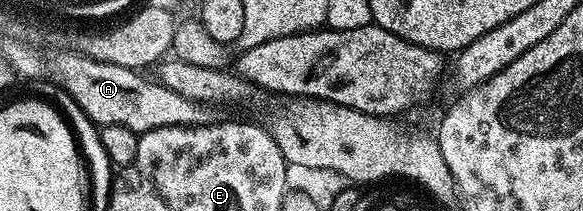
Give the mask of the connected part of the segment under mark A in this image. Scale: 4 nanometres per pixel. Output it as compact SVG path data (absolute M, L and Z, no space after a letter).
M77 51L58 53L49 58L49 72L53 80L94 121L94 124L128 127L139 135L153 129L165 130L170 125L197 127L215 124L216 111L214 105L205 105L196 99L184 99L184 95L176 95L176 91L168 91L168 87L159 85L157 80L145 81L141 72L128 67L116 67L112 63L97 61L85 57Z

